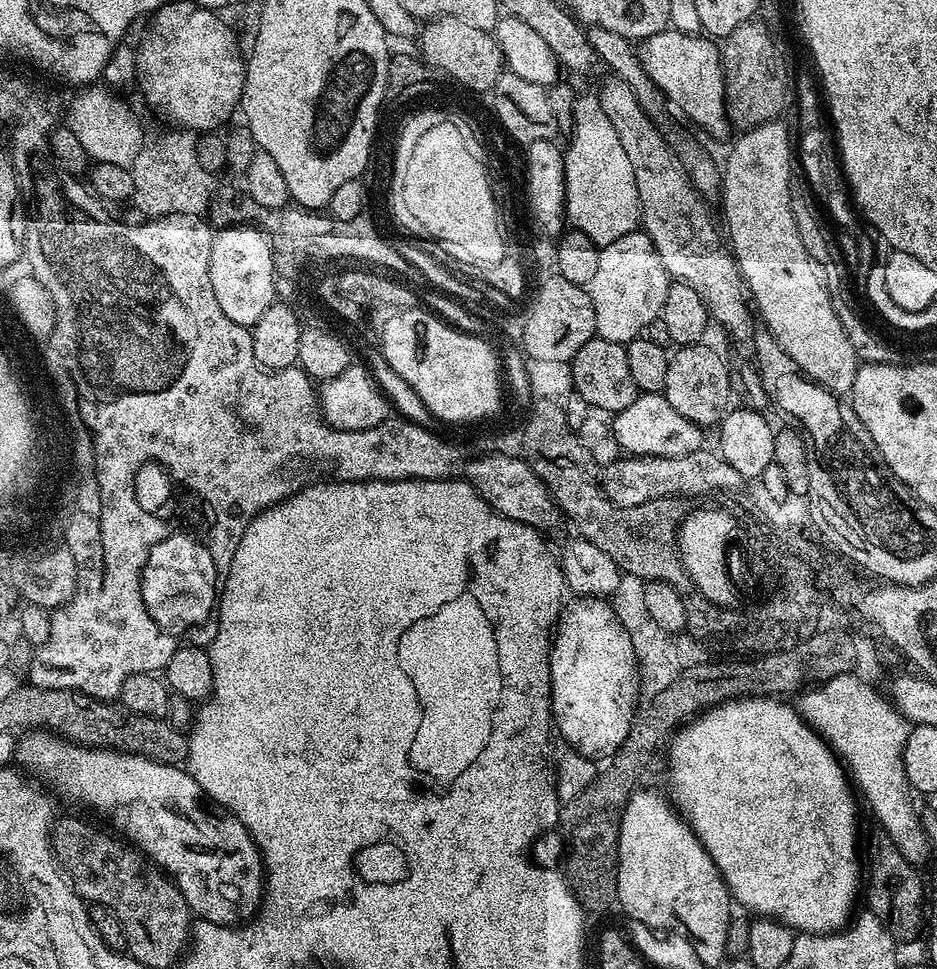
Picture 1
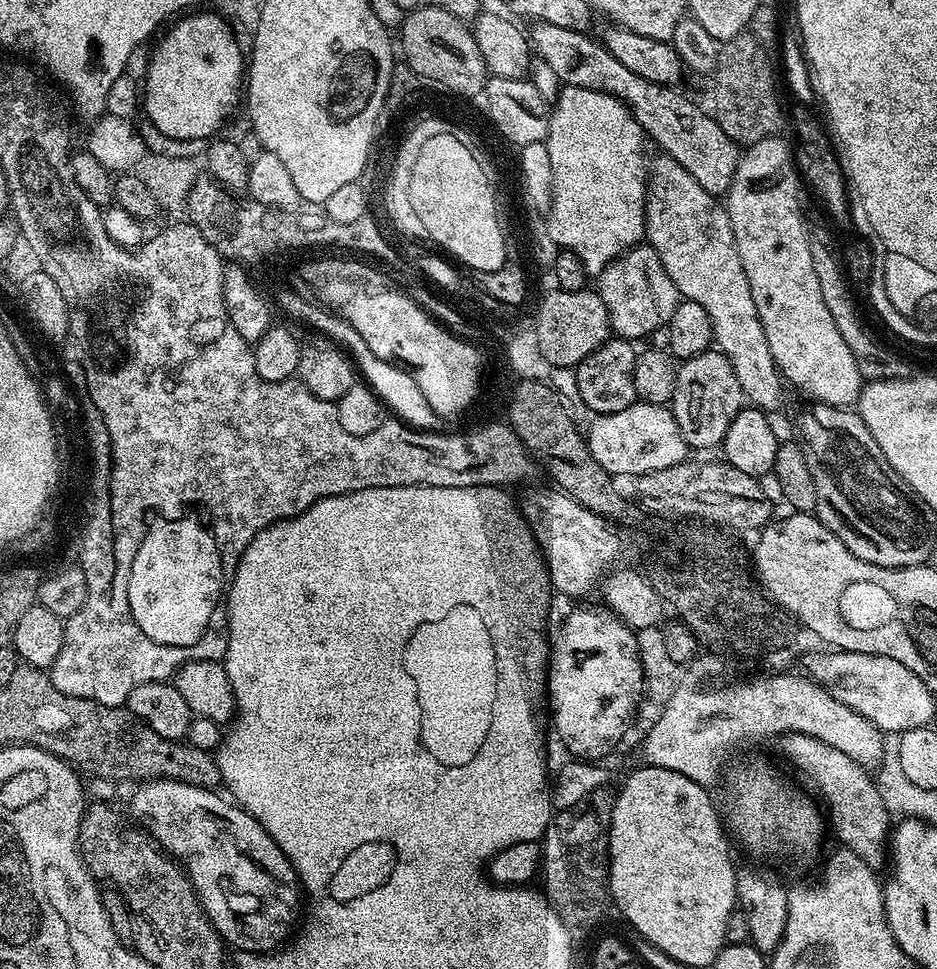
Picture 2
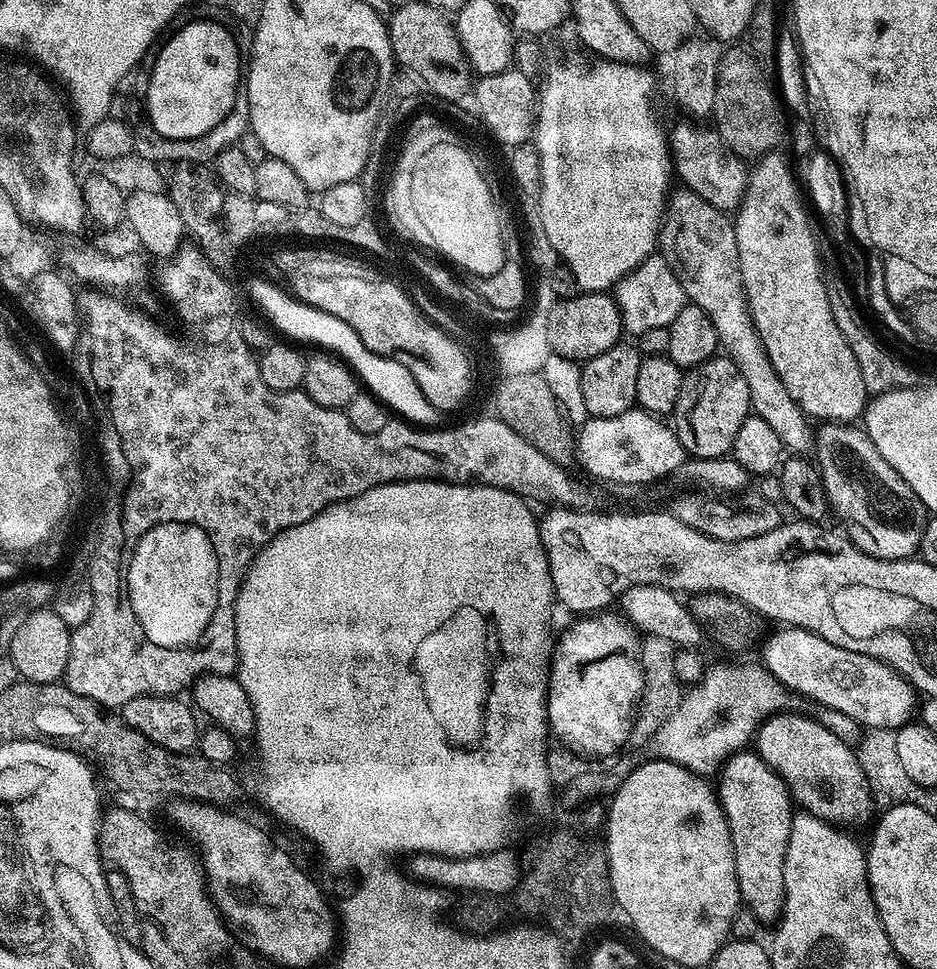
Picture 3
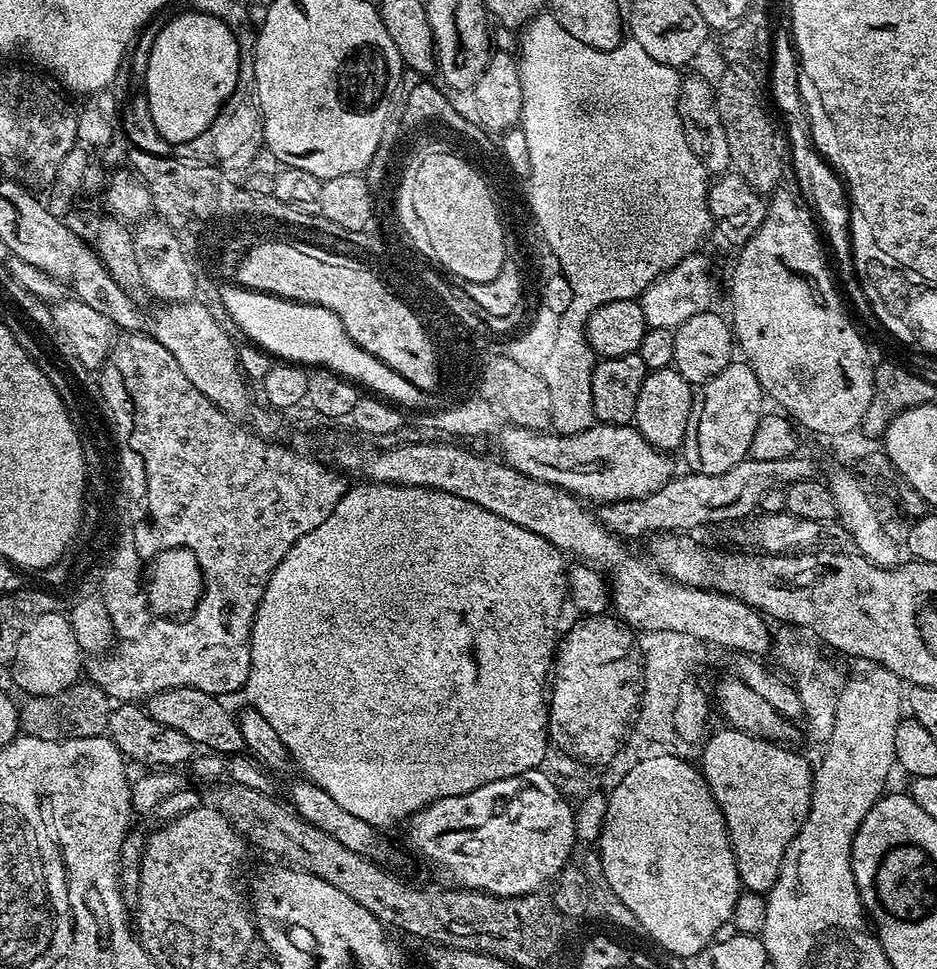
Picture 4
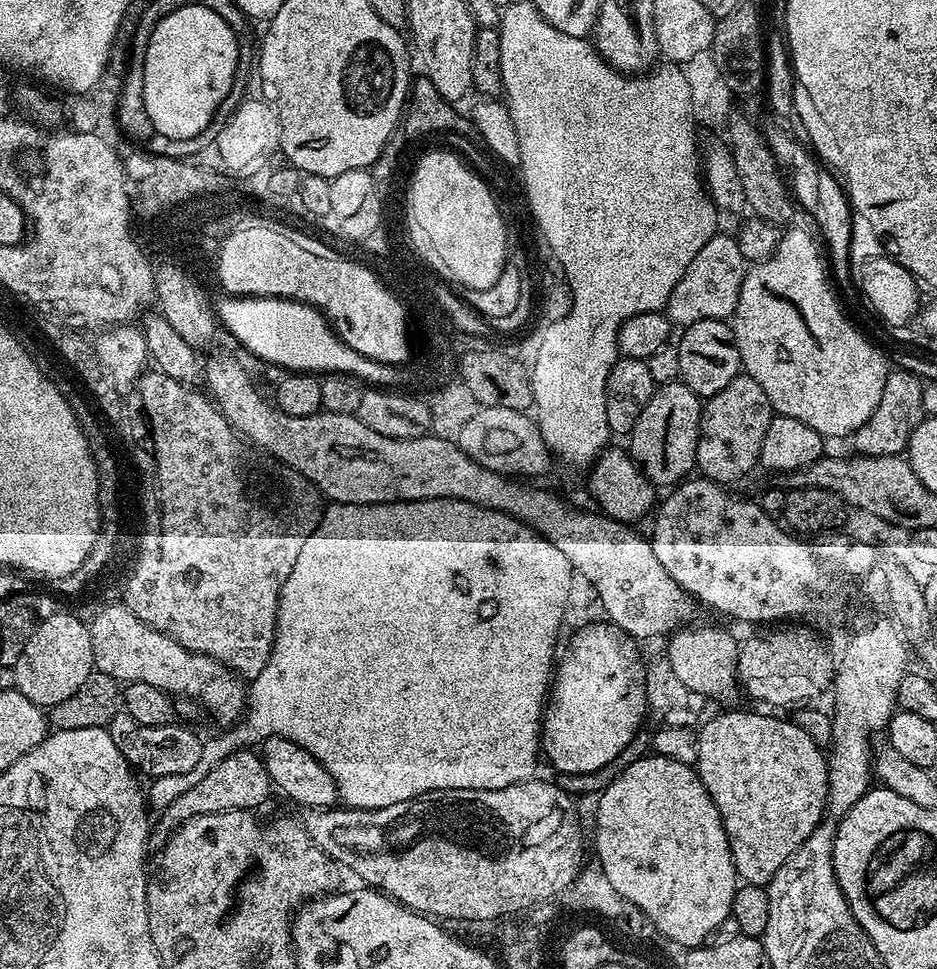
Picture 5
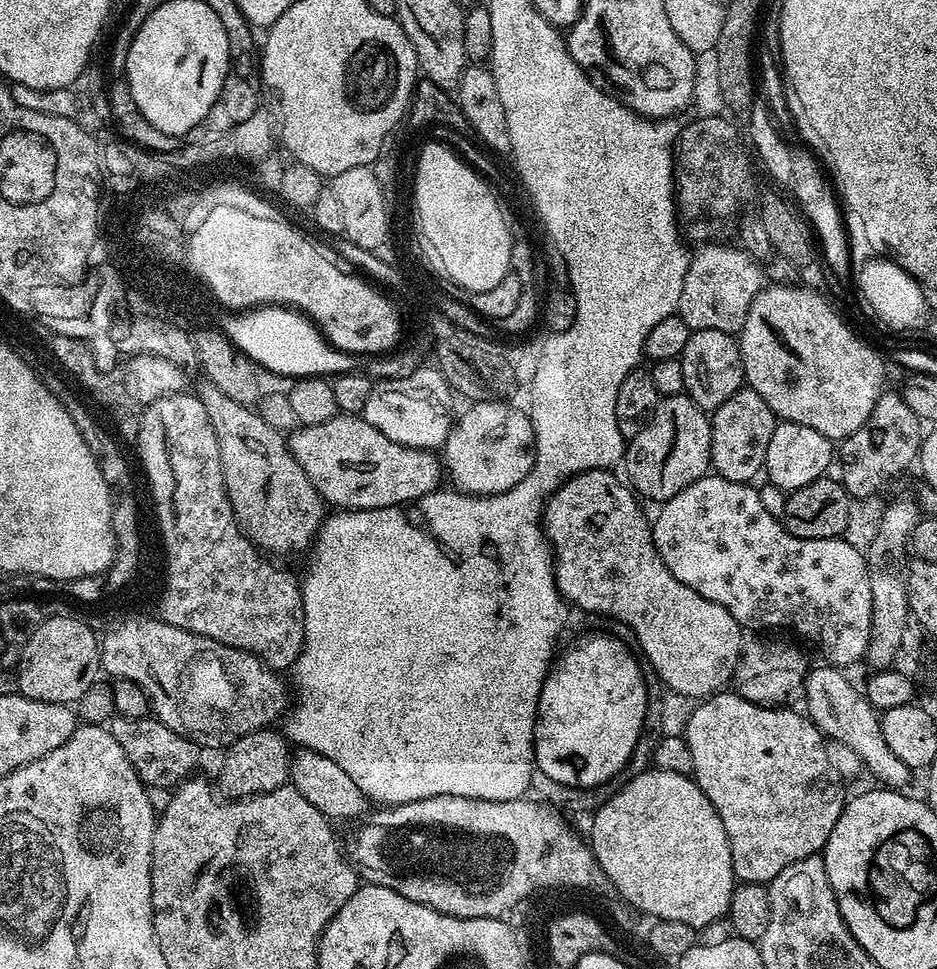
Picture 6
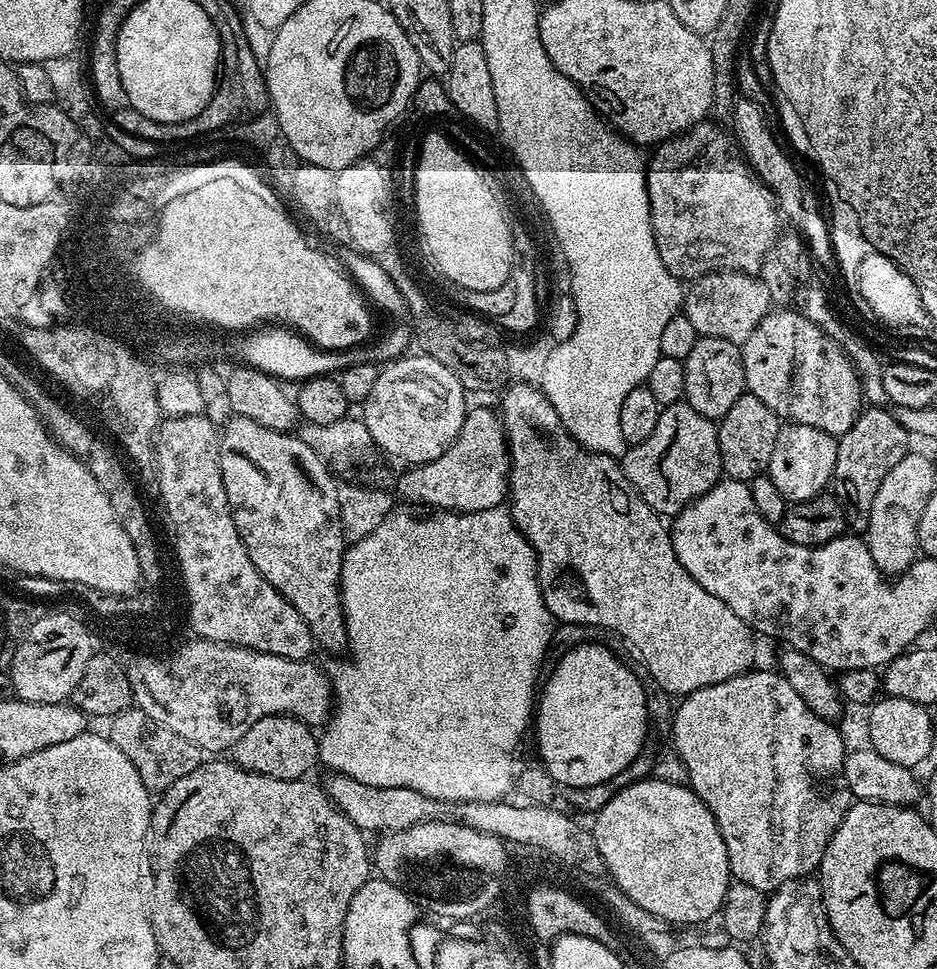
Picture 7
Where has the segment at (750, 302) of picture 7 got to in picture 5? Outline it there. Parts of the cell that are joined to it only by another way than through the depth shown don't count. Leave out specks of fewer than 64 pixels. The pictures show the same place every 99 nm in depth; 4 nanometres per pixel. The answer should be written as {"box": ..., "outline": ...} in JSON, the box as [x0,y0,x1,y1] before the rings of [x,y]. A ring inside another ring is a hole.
{"box":[666,234,746,326],"outline":[[[717,234],[698,250],[694,262],[678,278],[678,286],[670,294],[666,305],[666,315],[673,325],[687,326],[699,320],[727,321],[738,306],[738,294],[744,281],[746,261],[739,249],[736,236]]]}

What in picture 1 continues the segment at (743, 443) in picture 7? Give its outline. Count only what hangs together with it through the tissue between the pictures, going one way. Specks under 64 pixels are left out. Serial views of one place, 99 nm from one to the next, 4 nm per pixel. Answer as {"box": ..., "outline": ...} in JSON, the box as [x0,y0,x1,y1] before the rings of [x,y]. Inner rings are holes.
{"box":[663,343,734,426],"outline":[[[707,343],[686,344],[677,347],[668,357],[666,382],[664,383],[663,396],[670,402],[682,418],[691,424],[701,426],[719,425],[725,412],[729,411],[734,392],[734,376],[730,371],[730,364],[723,360],[712,348],[707,348]]]}

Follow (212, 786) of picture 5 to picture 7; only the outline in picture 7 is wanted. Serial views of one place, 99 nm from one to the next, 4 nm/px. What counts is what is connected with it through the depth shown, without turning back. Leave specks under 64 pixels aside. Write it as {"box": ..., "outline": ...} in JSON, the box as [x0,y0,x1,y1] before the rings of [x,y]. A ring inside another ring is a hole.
{"box":[230,716,321,780],"outline":[[[272,716],[262,718],[251,726],[245,736],[238,739],[230,756],[239,768],[244,768],[247,772],[283,780],[302,780],[318,764],[321,752],[317,733],[312,728],[293,716]]]}

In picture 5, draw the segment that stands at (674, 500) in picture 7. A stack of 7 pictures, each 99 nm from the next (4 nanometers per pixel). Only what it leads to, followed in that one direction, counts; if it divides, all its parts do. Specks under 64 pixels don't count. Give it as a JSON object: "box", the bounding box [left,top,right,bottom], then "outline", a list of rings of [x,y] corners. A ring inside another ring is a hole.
{"box":[630,382,701,486],"outline":[[[673,382],[659,385],[652,393],[650,402],[646,402],[646,410],[642,410],[642,414],[638,414],[638,422],[630,434],[630,441],[632,440],[630,455],[639,464],[640,471],[653,486],[661,486],[660,484],[676,486],[689,475],[688,471],[693,471],[696,468],[701,411],[701,397],[696,396],[694,390],[687,388],[683,382]]]}

